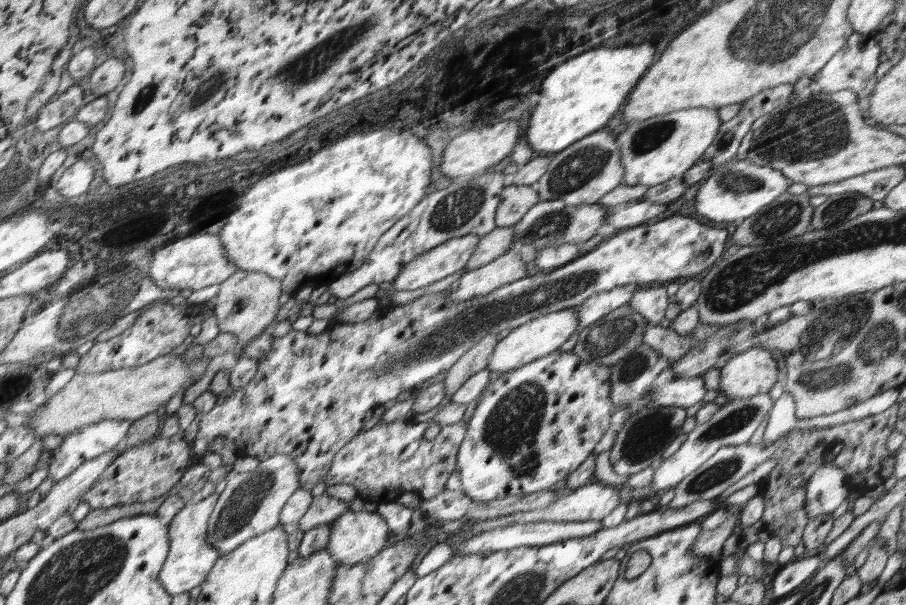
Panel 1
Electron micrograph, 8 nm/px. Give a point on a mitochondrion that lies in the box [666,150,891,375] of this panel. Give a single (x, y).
(776, 222)

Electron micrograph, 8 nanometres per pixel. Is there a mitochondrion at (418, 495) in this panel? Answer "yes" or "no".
no

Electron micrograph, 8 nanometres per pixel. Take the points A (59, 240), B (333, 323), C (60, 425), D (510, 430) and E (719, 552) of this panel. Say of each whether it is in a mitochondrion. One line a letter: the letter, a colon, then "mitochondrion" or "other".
A: other
B: other
C: other
D: mitochondrion
E: other

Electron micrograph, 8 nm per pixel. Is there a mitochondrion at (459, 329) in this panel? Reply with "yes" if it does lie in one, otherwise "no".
yes

